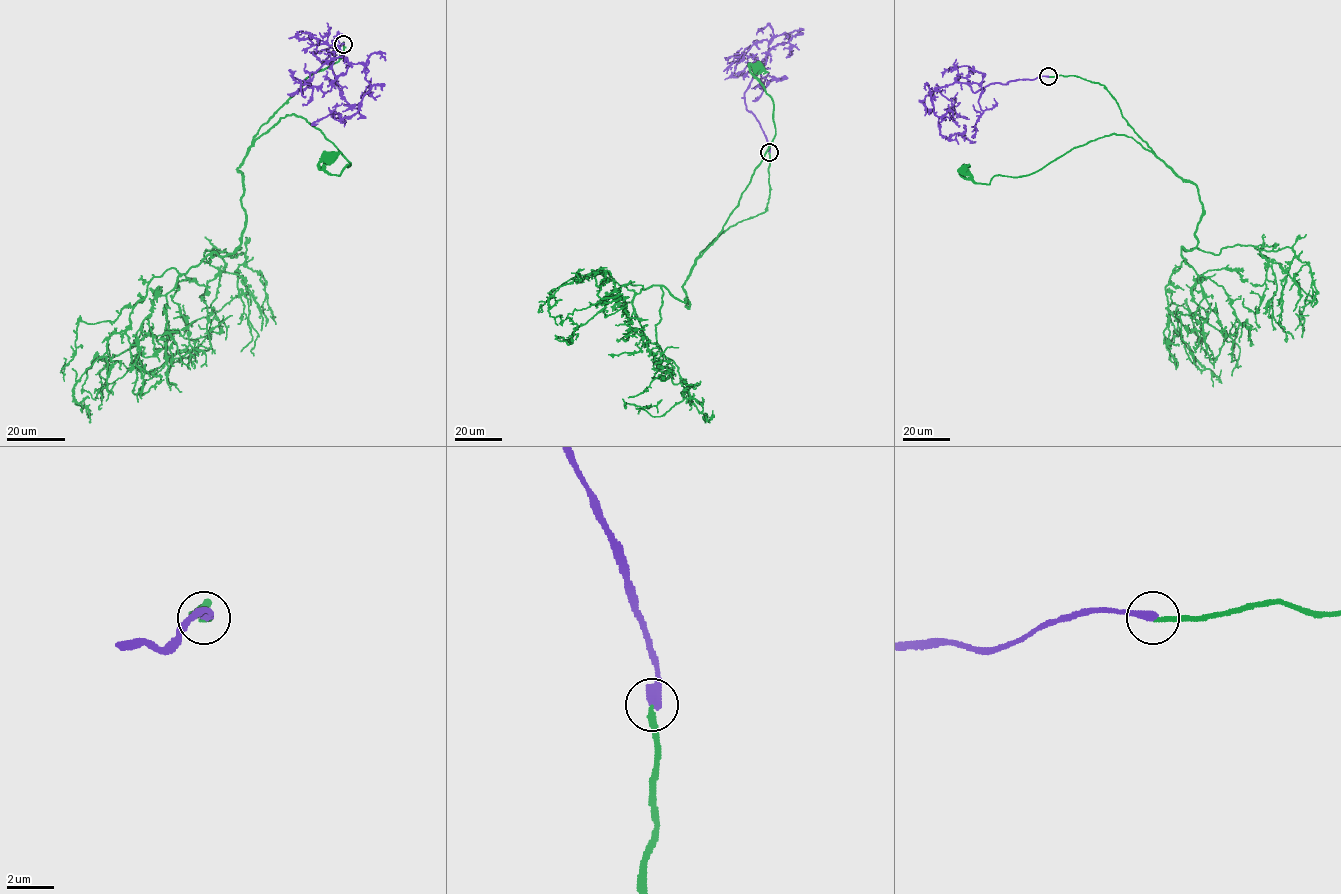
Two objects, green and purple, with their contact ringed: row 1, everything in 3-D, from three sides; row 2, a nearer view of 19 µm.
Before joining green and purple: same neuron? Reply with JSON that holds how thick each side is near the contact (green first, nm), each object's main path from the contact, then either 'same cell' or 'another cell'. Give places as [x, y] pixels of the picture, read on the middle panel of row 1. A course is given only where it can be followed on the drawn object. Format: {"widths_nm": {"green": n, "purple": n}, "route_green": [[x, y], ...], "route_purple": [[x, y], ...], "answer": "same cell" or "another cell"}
{"widths_nm": {"green": 200, "purple": 420}, "route_green": [[769, 152], [767, 208], [730, 226], [696, 259], [718, 235], [775, 134], [773, 101], [754, 76], [756, 68]], "route_purple": [[769, 152], [744, 92], [769, 42], [791, 38], [744, 79]], "answer": "another cell"}

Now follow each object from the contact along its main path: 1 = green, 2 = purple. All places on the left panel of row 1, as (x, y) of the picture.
1: (343, 44), (336, 62), (306, 78), (253, 138), (281, 118), (300, 116), (351, 164), (330, 175), (327, 157)
2: (343, 44), (313, 54), (322, 63), (336, 51), (362, 63), (370, 90), (355, 114), (312, 123)

